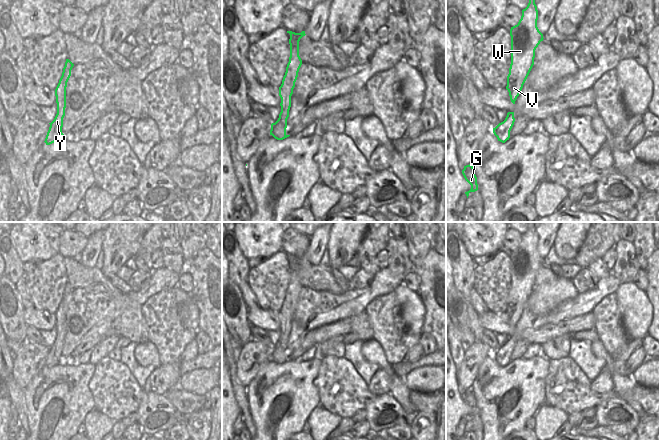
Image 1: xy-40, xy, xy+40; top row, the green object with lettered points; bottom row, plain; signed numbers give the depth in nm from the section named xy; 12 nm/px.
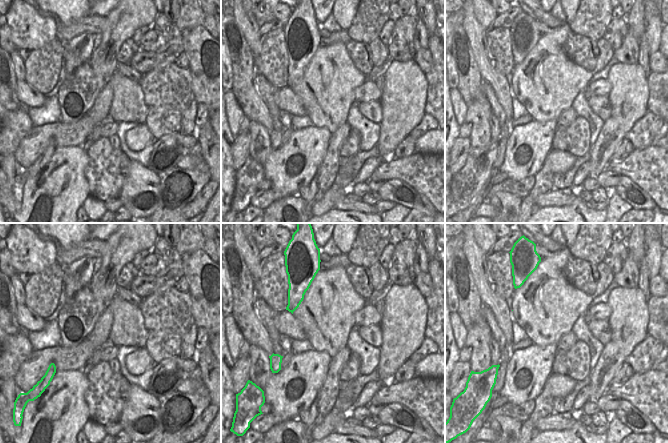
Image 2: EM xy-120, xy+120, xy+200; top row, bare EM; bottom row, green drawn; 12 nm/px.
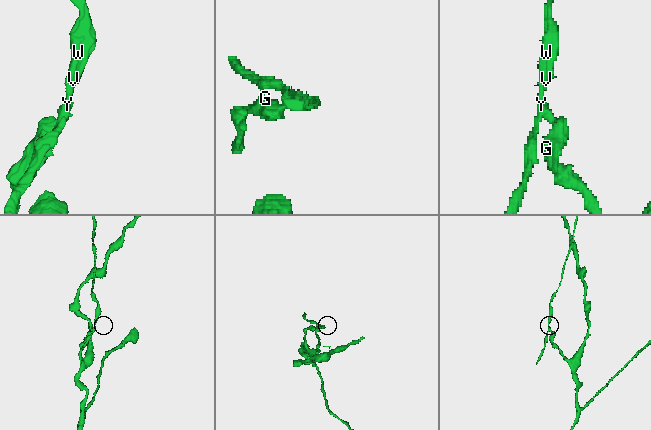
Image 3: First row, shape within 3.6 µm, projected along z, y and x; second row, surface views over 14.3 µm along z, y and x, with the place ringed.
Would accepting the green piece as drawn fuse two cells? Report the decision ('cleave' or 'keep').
cleave

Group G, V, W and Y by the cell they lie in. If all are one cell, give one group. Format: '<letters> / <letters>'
G / V W Y

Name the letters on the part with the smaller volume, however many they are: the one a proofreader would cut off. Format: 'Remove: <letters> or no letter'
Remove: V, W, Y.

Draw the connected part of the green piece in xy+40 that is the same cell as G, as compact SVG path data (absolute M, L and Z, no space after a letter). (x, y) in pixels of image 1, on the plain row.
M471 388L464 390L462 398L465 404L471 409L471 413L465 416L468 422L470 416L475 416L478 414L477 401L475 399L474 392Z

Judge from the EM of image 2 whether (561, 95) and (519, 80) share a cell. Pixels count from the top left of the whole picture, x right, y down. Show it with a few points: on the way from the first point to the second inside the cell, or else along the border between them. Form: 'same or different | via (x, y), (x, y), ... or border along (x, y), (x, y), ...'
same | via (551, 85), (548, 82), (529, 80)

